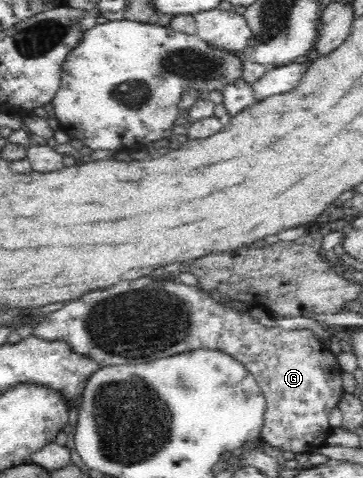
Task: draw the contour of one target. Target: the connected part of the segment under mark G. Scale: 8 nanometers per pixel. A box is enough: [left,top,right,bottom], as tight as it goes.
[31,276,345,454]

